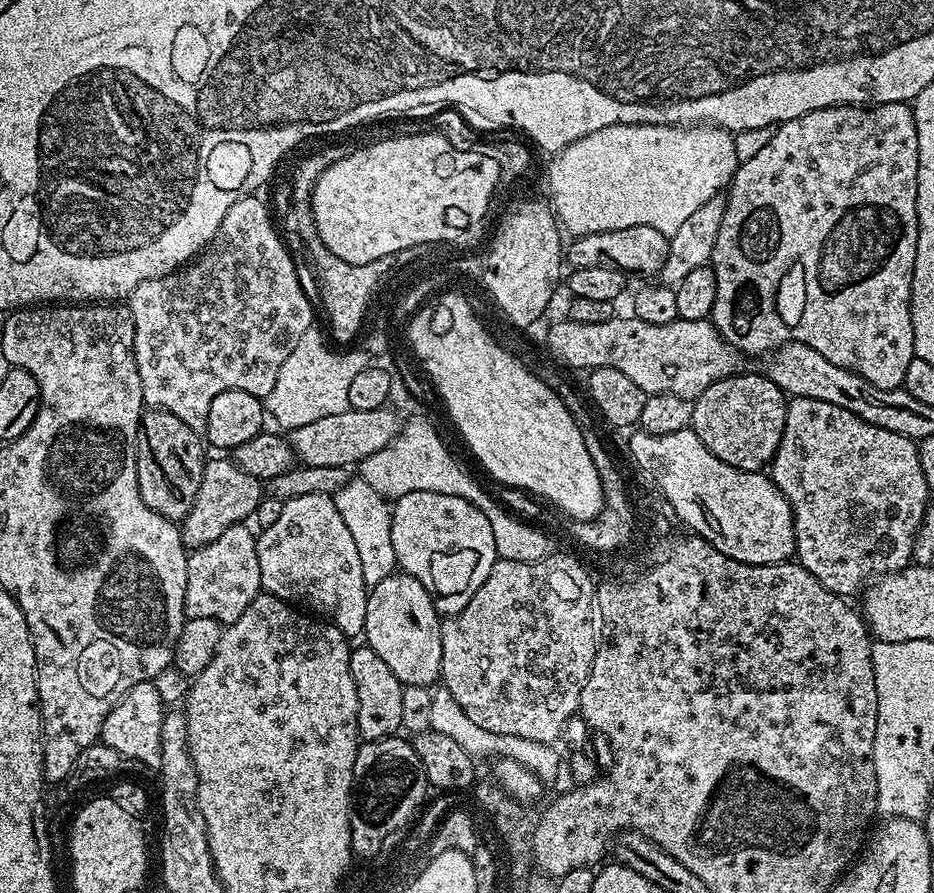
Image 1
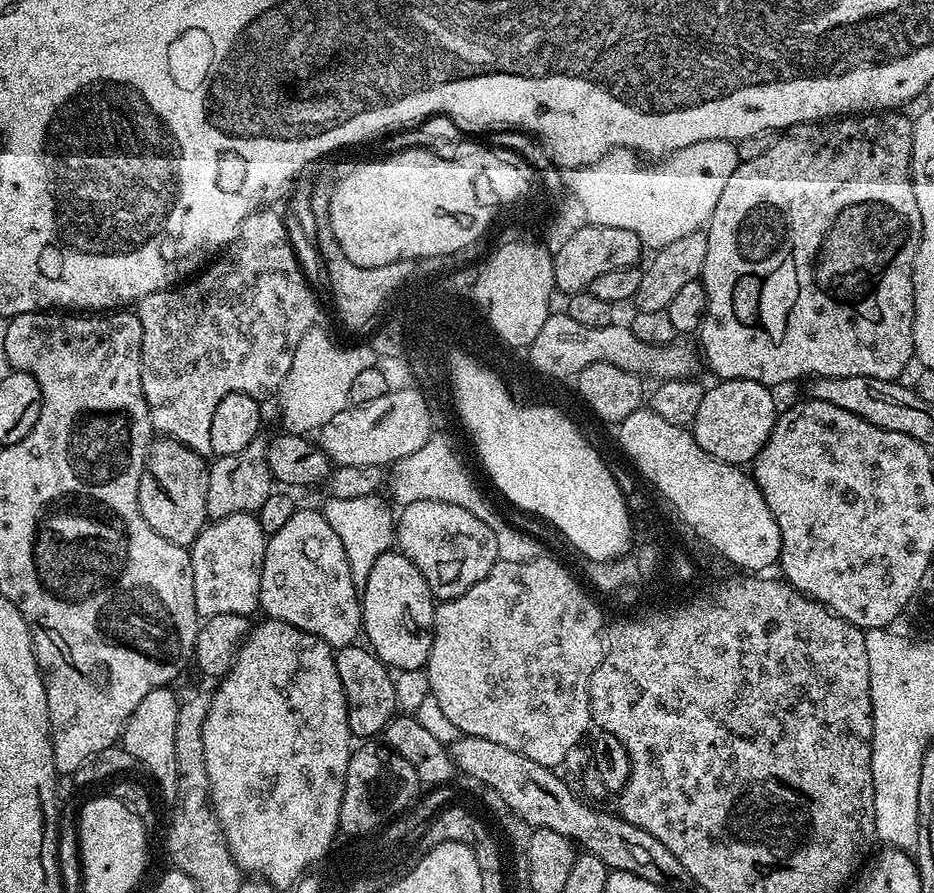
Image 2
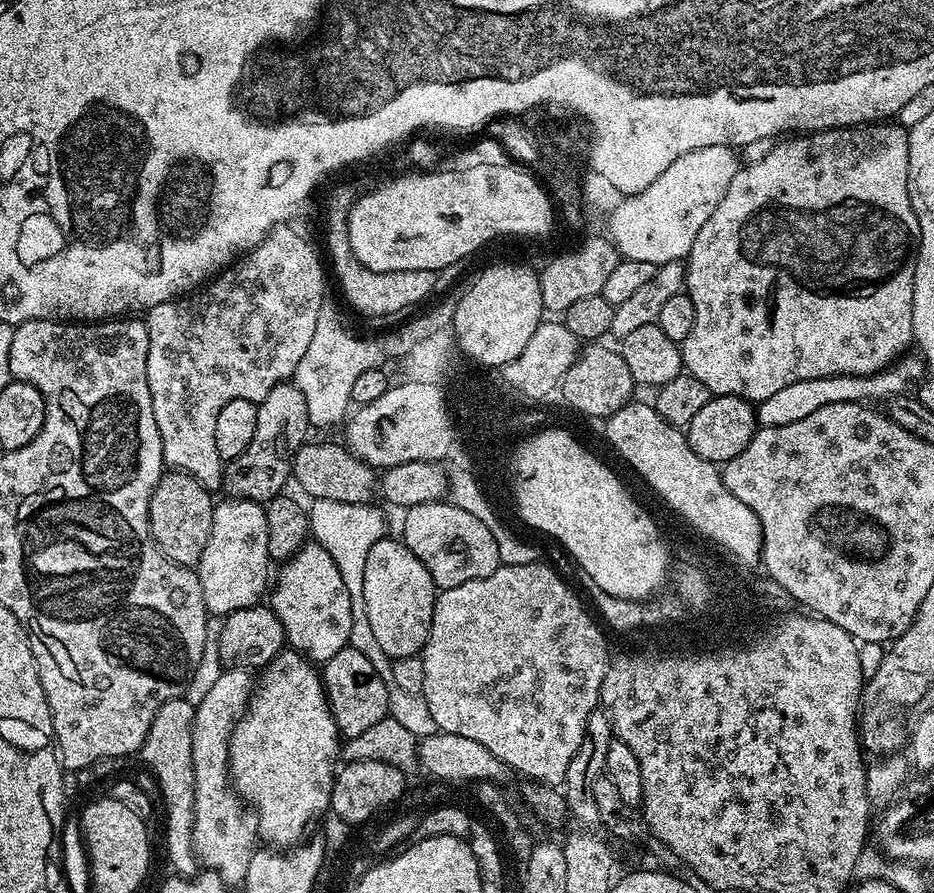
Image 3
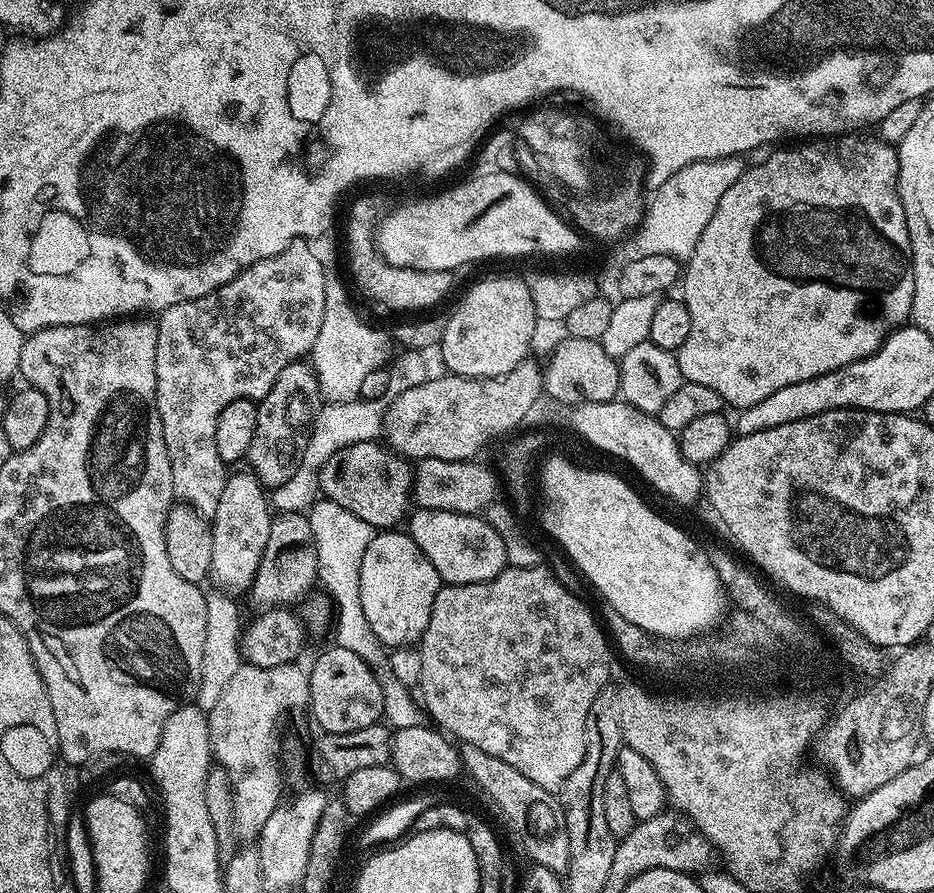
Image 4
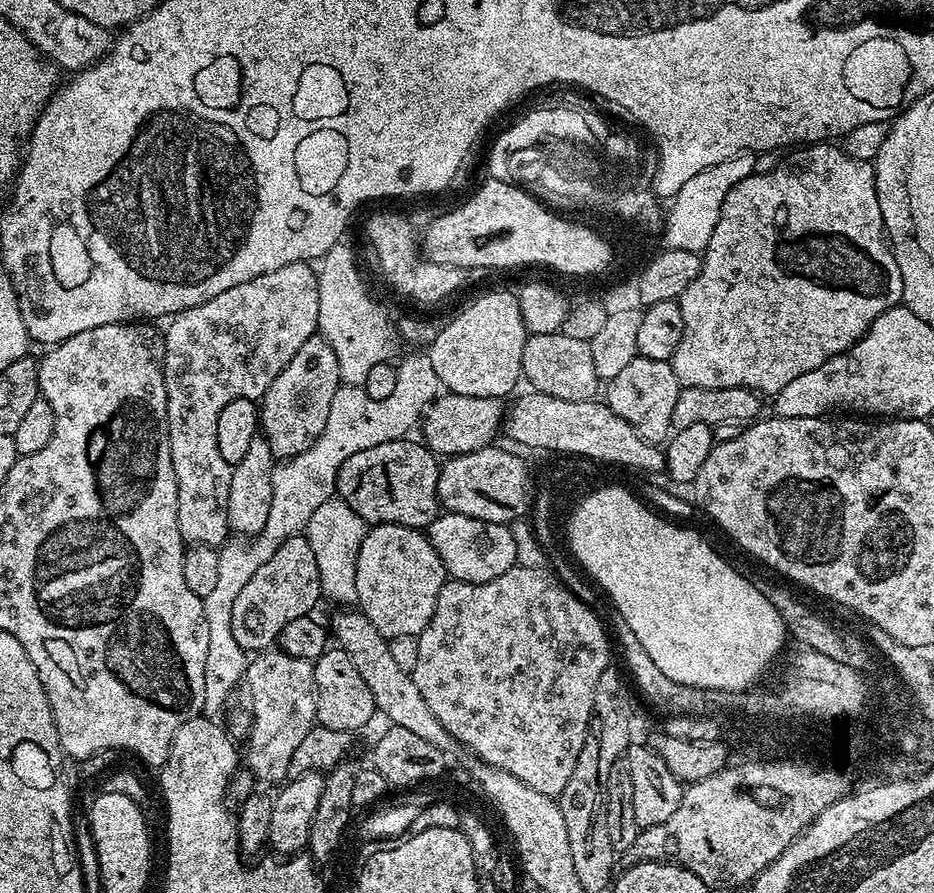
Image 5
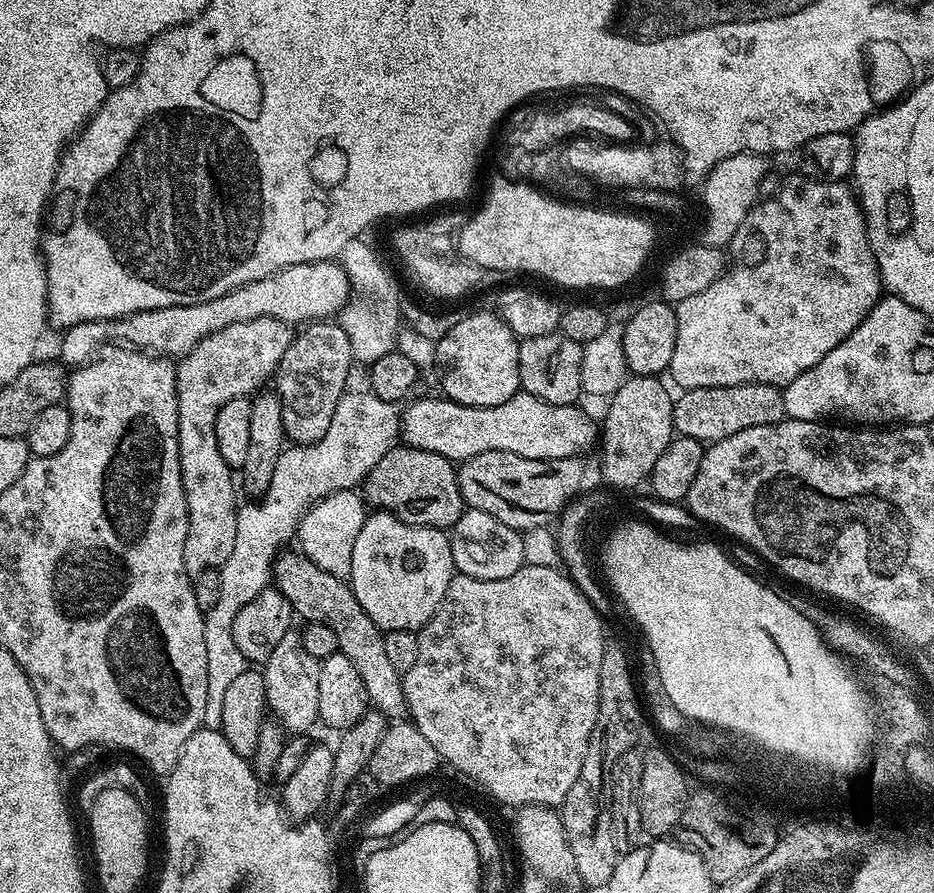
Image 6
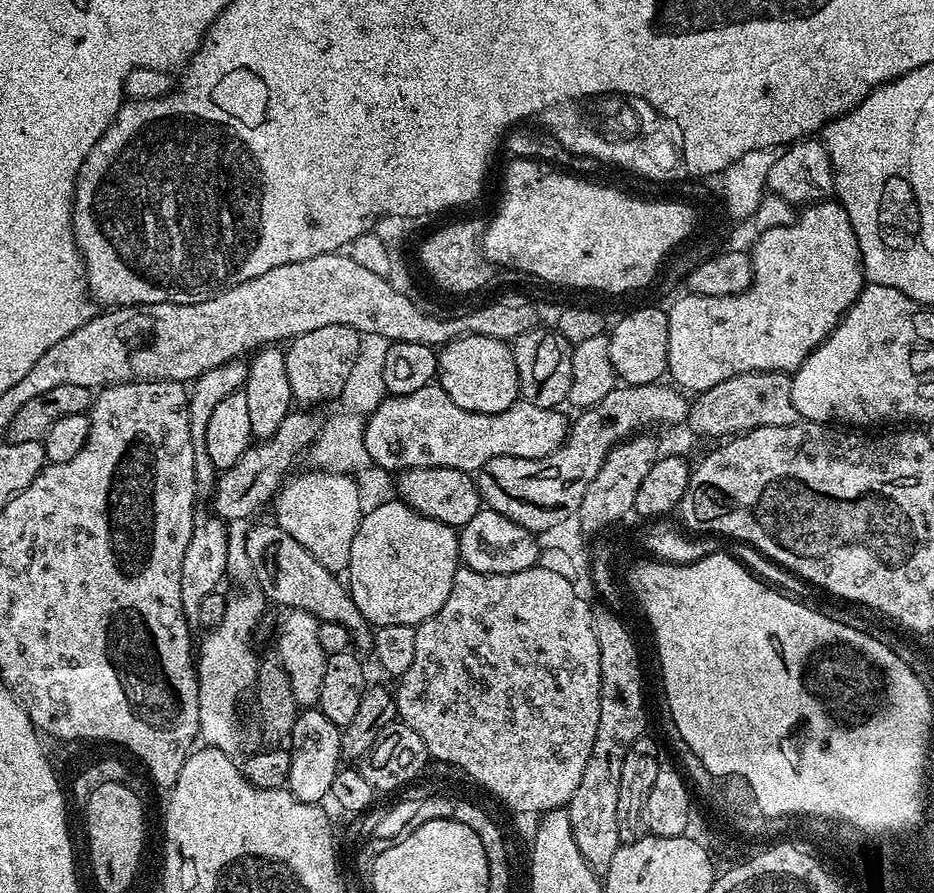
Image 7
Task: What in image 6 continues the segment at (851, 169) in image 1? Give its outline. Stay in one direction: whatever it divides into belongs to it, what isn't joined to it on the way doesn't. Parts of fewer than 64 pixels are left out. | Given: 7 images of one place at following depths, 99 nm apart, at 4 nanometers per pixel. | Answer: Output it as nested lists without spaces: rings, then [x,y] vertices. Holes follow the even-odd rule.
[[[819,178],[820,180],[792,180],[788,184],[788,192],[784,190],[777,191],[776,195],[761,199],[755,208],[749,210],[744,221],[738,226],[738,230],[734,234],[731,244],[727,245],[726,252],[730,257],[730,263],[727,265],[723,276],[720,276],[710,286],[706,286],[706,290],[702,290],[702,294],[694,294],[694,298],[686,298],[680,304],[675,305],[676,317],[678,318],[678,338],[674,342],[674,358],[670,358],[670,366],[668,372],[672,376],[671,383],[677,384],[677,389],[687,390],[689,388],[717,388],[718,386],[738,386],[739,384],[775,384],[777,386],[787,386],[790,382],[794,382],[794,378],[798,378],[806,370],[810,370],[818,362],[822,362],[822,358],[826,358],[826,354],[830,354],[830,350],[834,350],[834,346],[838,346],[845,340],[851,332],[866,318],[866,314],[870,314],[870,310],[882,299],[882,281],[880,271],[876,268],[876,259],[868,245],[868,231],[866,230],[866,222],[864,221],[864,212],[860,209],[860,201],[853,189],[849,187],[843,179],[840,178]]]

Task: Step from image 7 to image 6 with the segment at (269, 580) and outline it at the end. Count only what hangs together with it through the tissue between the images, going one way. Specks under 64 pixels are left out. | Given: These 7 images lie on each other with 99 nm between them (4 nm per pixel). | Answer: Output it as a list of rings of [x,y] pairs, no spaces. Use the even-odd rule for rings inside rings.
[[[281,551],[277,555],[276,562],[272,565],[272,576],[275,587],[289,600],[293,613],[299,619],[301,616],[301,621],[330,626],[338,638],[339,652],[350,658],[352,665],[358,669],[358,675],[362,677],[369,705],[386,718],[403,717],[406,705],[401,673],[394,670],[386,655],[384,633],[372,621],[370,614],[358,606],[358,598],[354,598],[351,583],[334,574],[326,574],[326,570],[314,566],[314,562],[310,562],[299,551],[288,551]]]

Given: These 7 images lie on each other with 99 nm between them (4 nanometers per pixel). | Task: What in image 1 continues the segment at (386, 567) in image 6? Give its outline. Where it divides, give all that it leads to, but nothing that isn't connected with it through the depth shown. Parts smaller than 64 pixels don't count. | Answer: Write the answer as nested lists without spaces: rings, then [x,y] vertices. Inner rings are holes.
[[[397,570],[390,576],[379,577],[371,585],[366,602],[366,622],[362,636],[363,639],[368,639],[365,640],[367,647],[372,648],[374,654],[378,654],[378,658],[382,658],[382,662],[386,662],[386,666],[390,666],[394,678],[398,678],[401,684],[432,686],[440,680],[440,667],[442,666],[441,623],[442,617],[436,611],[426,586],[422,586],[422,582],[418,582],[418,578]]]

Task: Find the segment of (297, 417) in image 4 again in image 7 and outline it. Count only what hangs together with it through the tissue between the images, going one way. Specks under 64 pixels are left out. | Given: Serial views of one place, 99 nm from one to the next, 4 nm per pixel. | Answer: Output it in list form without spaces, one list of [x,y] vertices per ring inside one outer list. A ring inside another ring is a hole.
[[[345,324],[318,326],[318,330],[310,330],[310,334],[302,334],[287,345],[286,376],[290,378],[292,398],[297,405],[316,406],[312,404],[324,404],[339,397],[358,356],[360,335]]]

